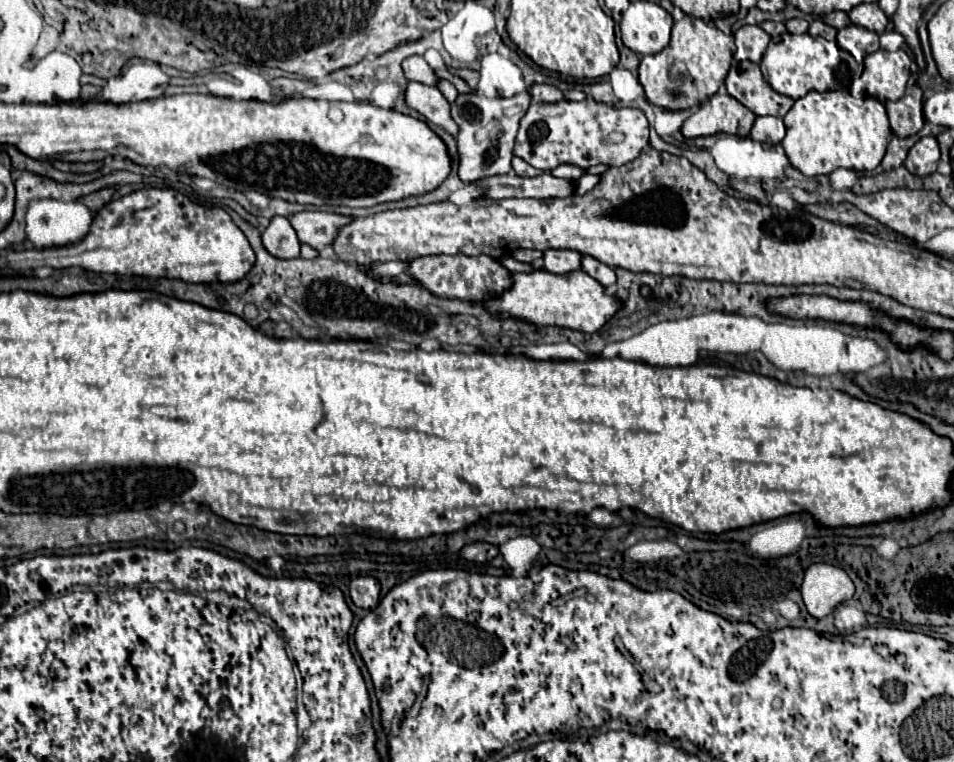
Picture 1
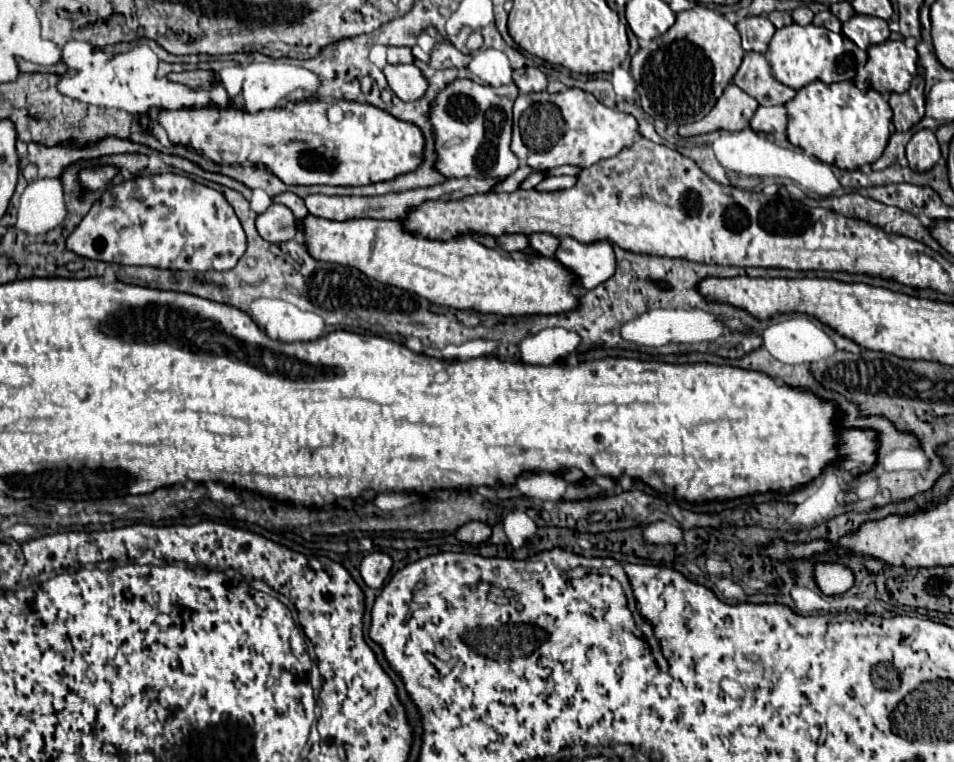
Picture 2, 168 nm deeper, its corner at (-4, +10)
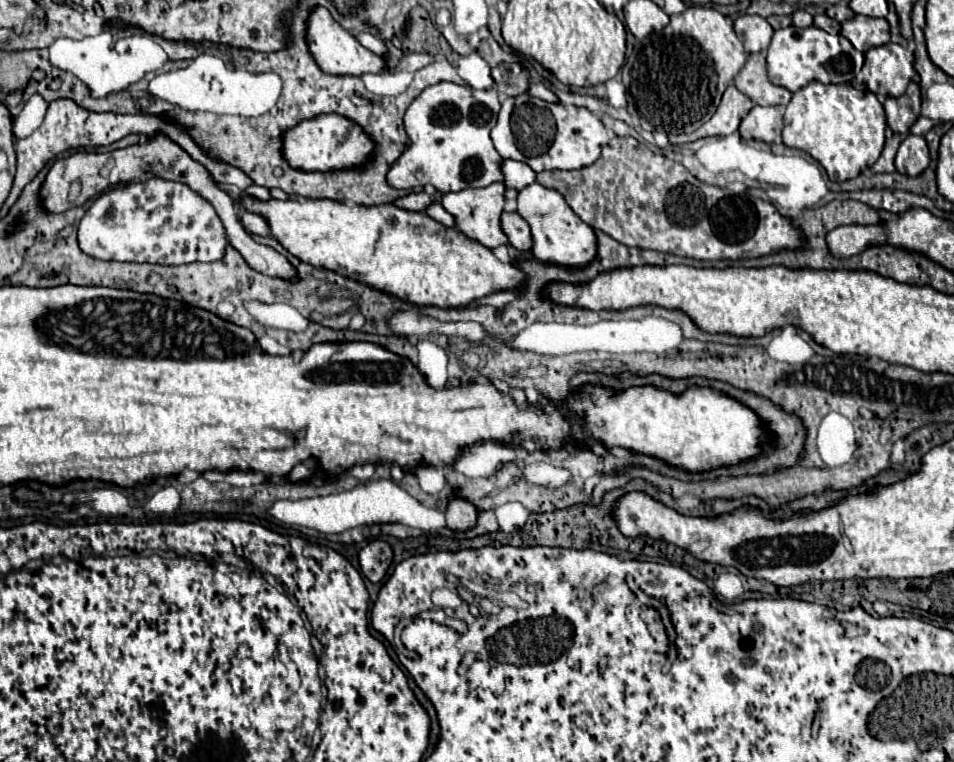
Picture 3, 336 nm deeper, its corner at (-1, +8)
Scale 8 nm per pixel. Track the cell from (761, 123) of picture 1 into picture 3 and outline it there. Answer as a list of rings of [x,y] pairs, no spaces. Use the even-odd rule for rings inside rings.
[[[752,107],[740,123],[742,139],[760,139],[766,143],[780,143],[782,133],[782,107]]]

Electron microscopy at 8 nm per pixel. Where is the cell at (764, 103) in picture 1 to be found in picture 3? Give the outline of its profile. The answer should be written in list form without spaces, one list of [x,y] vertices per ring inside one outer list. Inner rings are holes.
[[[750,53],[744,67],[734,79],[734,85],[752,99],[756,105],[786,105],[792,93],[784,87],[770,83],[766,75],[766,53]]]

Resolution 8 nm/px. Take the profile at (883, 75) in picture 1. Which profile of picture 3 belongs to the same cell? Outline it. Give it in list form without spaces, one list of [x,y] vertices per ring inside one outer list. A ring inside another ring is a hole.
[[[889,42],[880,47],[872,47],[866,51],[864,57],[866,57],[866,61],[864,61],[862,69],[848,85],[852,85],[858,91],[872,91],[878,99],[900,97],[916,74],[913,66],[913,53],[900,44]]]

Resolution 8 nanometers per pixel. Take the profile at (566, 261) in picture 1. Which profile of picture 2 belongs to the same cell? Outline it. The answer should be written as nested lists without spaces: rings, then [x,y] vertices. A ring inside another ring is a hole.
[[[533,233],[527,237],[529,239],[529,247],[535,249],[539,255],[543,257],[553,257],[557,247],[559,247],[559,239],[553,235],[545,235],[545,233]]]

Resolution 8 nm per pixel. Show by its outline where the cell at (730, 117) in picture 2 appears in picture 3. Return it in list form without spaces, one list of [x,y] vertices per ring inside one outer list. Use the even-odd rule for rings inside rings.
[[[730,85],[722,97],[722,103],[718,105],[716,113],[708,123],[704,123],[700,129],[696,129],[690,135],[674,135],[672,143],[680,145],[686,141],[696,141],[710,135],[730,135],[736,133],[740,127],[740,121],[748,115],[748,111],[754,107],[754,103],[740,93],[734,85]]]

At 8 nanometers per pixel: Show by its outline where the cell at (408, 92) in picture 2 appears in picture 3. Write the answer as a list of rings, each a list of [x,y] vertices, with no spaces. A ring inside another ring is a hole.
[[[316,7],[316,11],[308,19],[308,45],[310,45],[310,53],[314,53],[314,59],[318,61],[320,69],[330,75],[364,75],[364,73],[384,73],[384,71],[392,69],[392,65],[388,61],[370,53],[366,47],[362,47],[356,41],[354,35],[344,31],[324,7]]]

